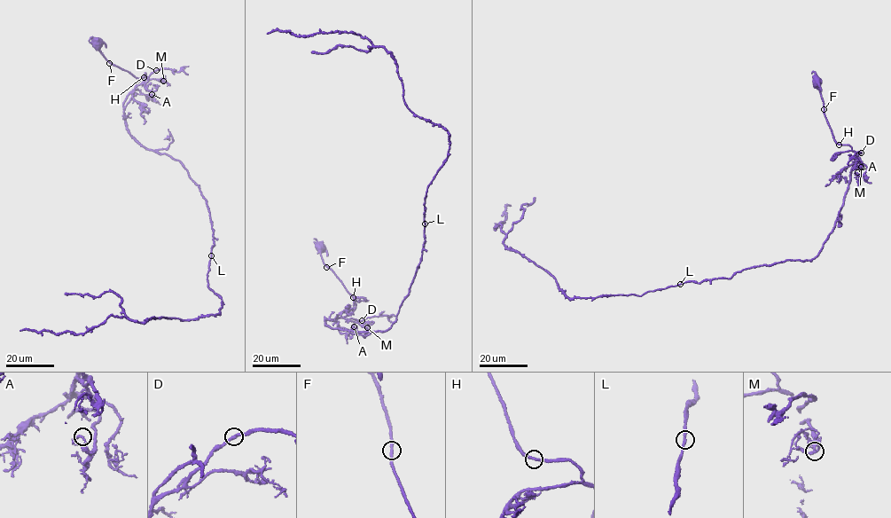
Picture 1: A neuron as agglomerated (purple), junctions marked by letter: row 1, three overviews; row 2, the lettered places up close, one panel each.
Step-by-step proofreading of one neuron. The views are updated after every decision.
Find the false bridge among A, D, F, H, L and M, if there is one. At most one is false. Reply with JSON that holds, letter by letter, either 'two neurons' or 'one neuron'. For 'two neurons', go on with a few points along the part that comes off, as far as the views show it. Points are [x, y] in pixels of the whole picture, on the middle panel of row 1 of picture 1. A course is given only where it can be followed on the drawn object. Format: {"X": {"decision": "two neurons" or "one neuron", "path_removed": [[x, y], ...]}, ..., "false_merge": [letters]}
{"A": {"decision": "one neuron"}, "D": {"decision": "one neuron"}, "F": {"decision": "one neuron"}, "H": {"decision": "one neuron"}, "L": {"decision": "one neuron"}, "M": {"decision": "one neuron"}, "false_merge": []}

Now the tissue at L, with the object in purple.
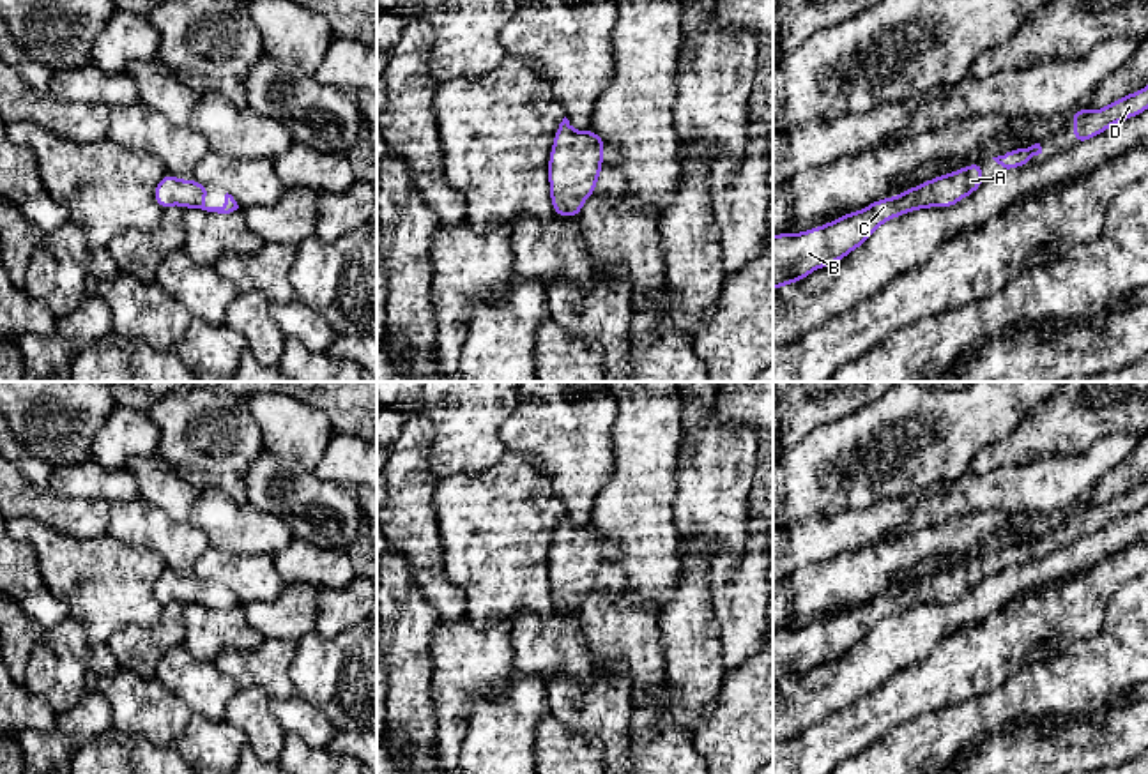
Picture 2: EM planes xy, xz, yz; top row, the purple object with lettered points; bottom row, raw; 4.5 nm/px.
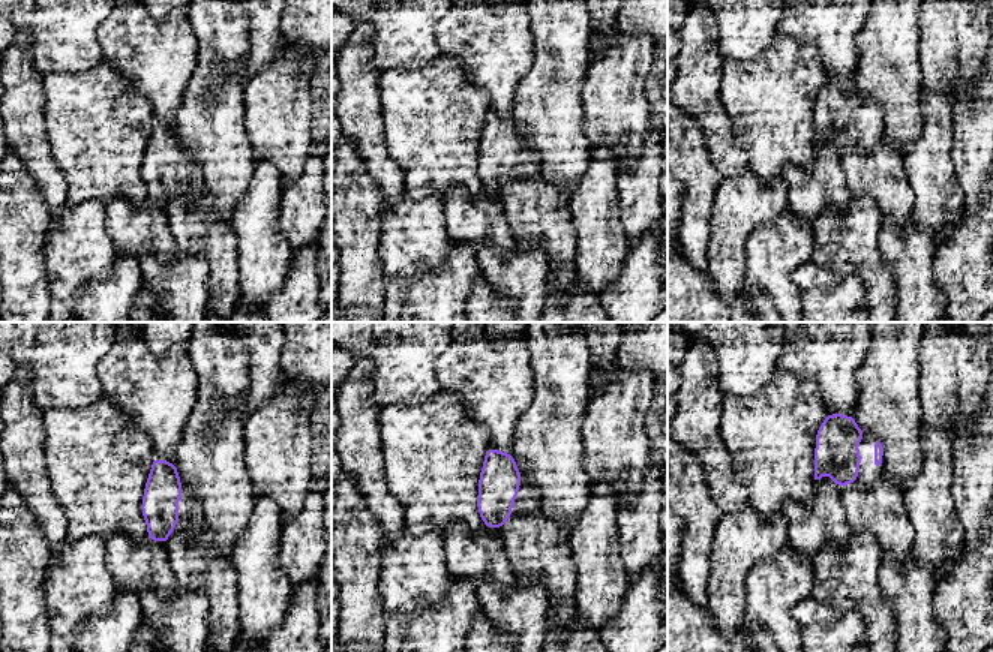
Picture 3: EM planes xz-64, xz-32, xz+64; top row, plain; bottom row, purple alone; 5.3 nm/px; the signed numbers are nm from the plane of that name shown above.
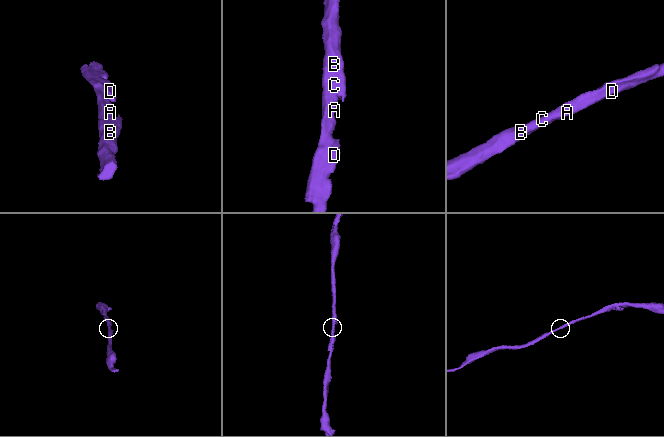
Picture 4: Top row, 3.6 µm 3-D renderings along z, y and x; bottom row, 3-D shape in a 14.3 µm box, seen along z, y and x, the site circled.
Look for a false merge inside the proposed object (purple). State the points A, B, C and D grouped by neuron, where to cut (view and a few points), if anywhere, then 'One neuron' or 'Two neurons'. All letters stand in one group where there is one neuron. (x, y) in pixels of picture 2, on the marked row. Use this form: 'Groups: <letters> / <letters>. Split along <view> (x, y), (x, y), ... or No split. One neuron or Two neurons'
Groups: A B C D. No split. One neuron

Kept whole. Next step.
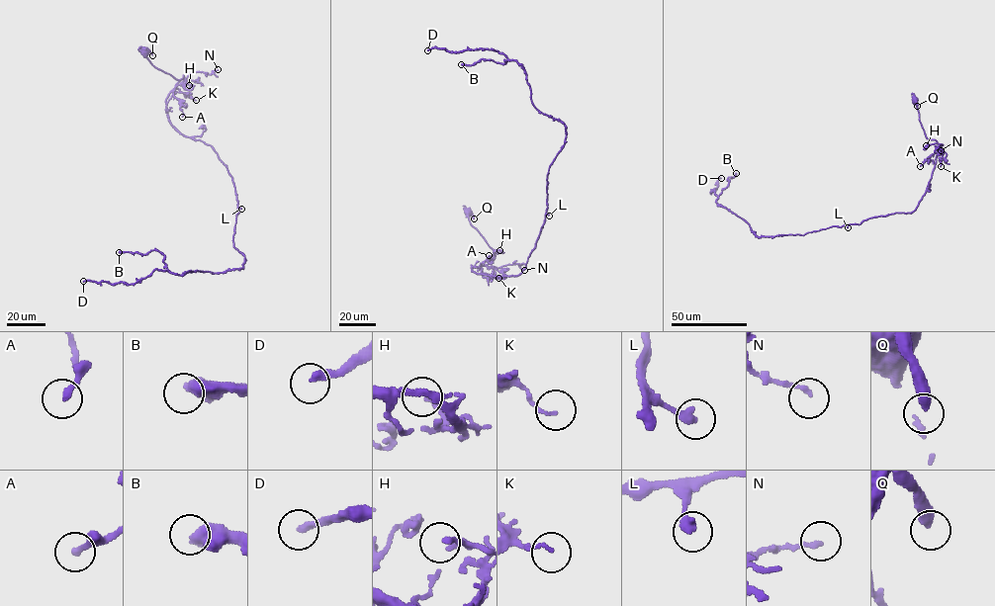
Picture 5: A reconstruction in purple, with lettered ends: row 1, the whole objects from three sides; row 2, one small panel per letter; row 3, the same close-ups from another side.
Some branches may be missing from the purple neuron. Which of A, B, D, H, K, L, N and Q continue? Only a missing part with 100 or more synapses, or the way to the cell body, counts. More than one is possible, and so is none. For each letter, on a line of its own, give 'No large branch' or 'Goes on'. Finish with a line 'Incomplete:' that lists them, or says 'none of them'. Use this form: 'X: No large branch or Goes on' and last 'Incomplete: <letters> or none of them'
A: No large branch
B: Goes on
D: Goes on
H: No large branch
K: No large branch
L: No large branch
N: No large branch
Q: No large branch
Incomplete: B, D

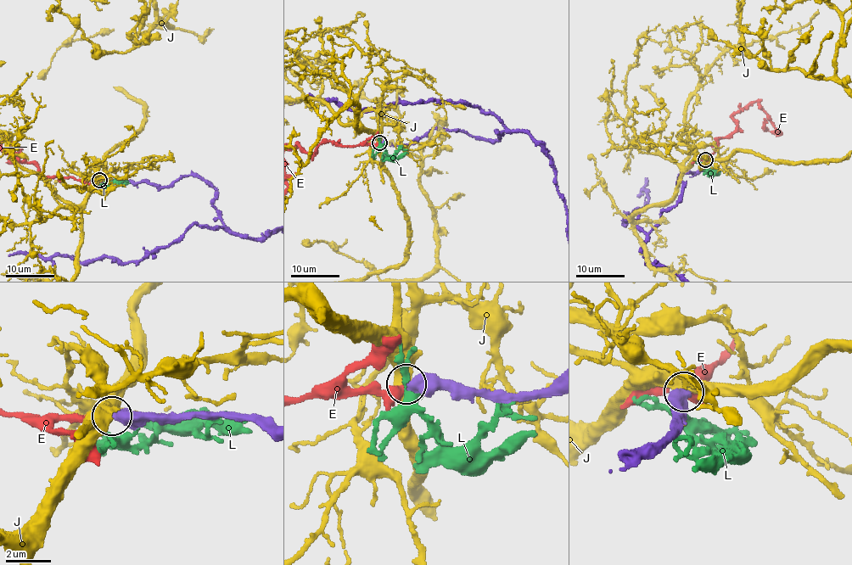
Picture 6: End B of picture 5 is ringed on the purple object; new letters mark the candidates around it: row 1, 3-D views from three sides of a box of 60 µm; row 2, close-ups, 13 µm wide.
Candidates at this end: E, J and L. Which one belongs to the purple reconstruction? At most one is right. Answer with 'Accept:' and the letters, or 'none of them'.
Accept: E

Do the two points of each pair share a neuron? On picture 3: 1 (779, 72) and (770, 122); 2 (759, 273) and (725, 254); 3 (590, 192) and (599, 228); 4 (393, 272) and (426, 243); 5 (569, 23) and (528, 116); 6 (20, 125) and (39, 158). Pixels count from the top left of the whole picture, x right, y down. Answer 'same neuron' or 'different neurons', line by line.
1: same neuron
2: different neurons
3: same neuron
4: same neuron
5: same neuron
6: same neuron

